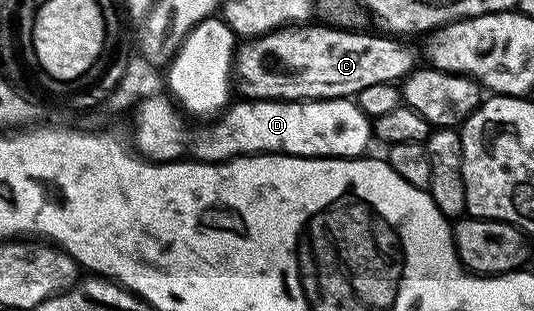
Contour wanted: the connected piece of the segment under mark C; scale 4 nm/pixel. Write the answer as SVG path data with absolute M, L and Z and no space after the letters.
M307 22L297 26L277 28L274 32L269 32L263 36L256 36L239 43L234 53L234 71L232 73L232 80L236 85L237 95L248 100L340 100L343 98L354 98L357 97L360 90L364 90L364 86L376 86L376 82L388 82L389 84L401 82L416 67L414 52L402 41L405 39L395 38L390 34L369 36L366 32L358 32L362 30L347 30L341 26L327 26L325 23L323 23L324 25L314 23Z

